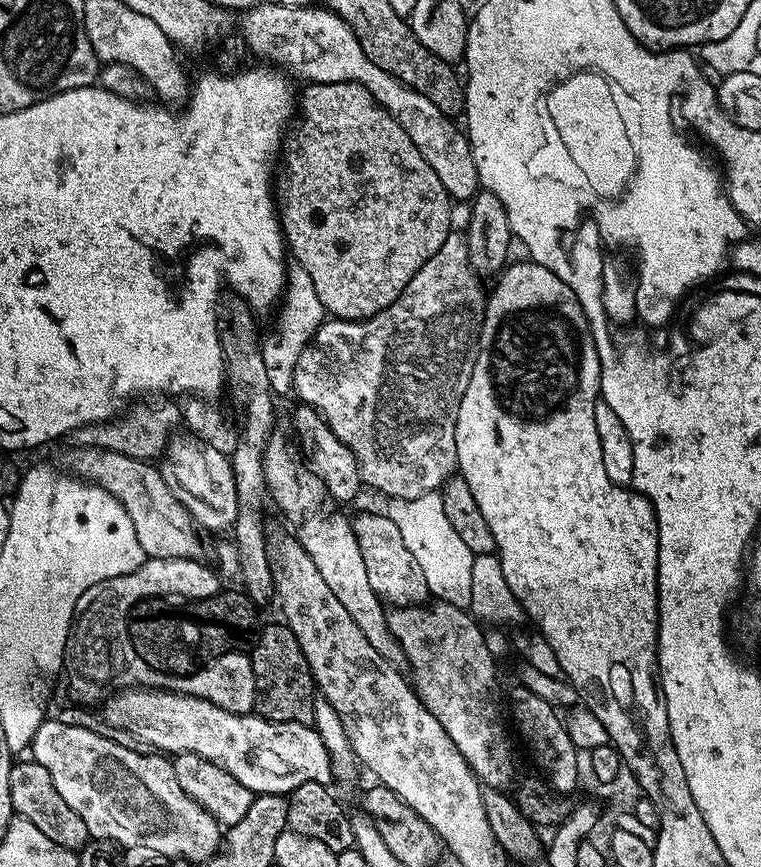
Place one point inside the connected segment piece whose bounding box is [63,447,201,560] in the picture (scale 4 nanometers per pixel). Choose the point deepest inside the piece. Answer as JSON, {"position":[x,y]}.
{"position":[164,528]}

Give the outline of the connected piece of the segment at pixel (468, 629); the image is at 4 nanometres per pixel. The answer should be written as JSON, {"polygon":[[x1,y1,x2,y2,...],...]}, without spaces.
{"polygon":[[439,602,429,603,427,606,413,606,411,608,393,607,388,615,388,628,392,632,392,636,400,643,401,650,404,651,404,660,408,668,412,671,410,675,410,684,414,689,421,702,424,704,424,709,433,716,442,726,442,730,446,730,446,734,450,738,450,742,456,748,458,755,468,764,468,769,472,775,476,777,481,785,487,786,492,790,507,789,507,784,513,783,512,780,512,744,508,741,508,732,500,725,500,704,496,701,496,668,492,665,492,652,488,649,488,644,484,641,484,636,480,633,481,625,467,611,462,611,452,607,450,604,441,604]]}

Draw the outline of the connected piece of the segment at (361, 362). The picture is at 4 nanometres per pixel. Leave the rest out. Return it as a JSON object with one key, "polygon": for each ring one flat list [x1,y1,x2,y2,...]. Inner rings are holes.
{"polygon":[[449,234,446,242,438,250,438,254,430,257,426,263,410,278,410,282,398,294,396,301,390,306,386,306,378,314,374,314,368,320,338,320,335,318,325,319,324,325,312,335,312,340,298,354,298,360,294,366,292,378,292,392,297,396,300,404,309,404,314,411,319,412,325,421,334,423,335,431,344,432,345,449,349,449,356,460,356,467,359,471,359,479,369,484,372,488,377,488,384,495,384,498,393,500,409,500,410,498,422,498,422,494,435,492,444,486,445,480,449,479,457,471,456,466,456,419,458,409,456,409,456,392,428,392,428,388,436,388,436,380,440,376,448,376,448,372,436,372,440,368,440,360,444,360,444,352,448,352,448,328,456,328,456,344,468,344,468,332,472,332,472,312,476,308,484,308,486,303,485,289,480,289,480,280,469,261,468,242,463,235],[428,376,436,376,432,384,428,384]]}

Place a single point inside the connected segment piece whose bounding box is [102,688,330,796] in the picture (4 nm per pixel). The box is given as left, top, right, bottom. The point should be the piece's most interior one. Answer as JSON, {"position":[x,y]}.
{"position":[269,758]}

